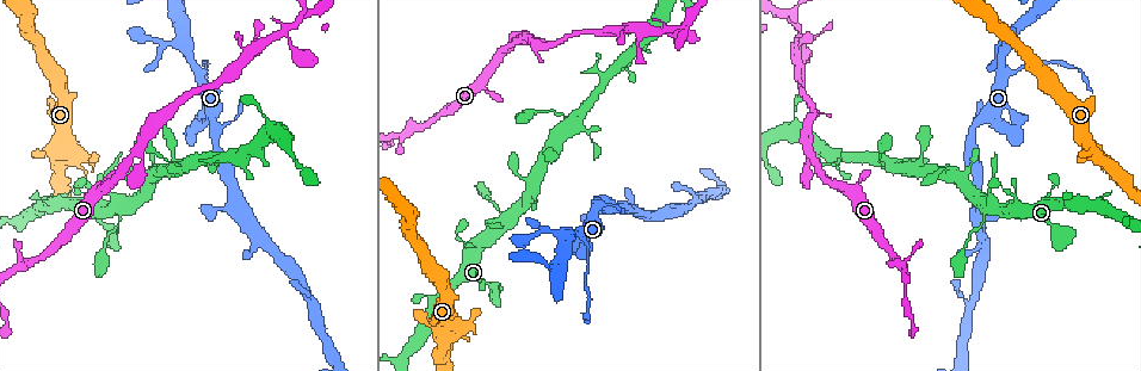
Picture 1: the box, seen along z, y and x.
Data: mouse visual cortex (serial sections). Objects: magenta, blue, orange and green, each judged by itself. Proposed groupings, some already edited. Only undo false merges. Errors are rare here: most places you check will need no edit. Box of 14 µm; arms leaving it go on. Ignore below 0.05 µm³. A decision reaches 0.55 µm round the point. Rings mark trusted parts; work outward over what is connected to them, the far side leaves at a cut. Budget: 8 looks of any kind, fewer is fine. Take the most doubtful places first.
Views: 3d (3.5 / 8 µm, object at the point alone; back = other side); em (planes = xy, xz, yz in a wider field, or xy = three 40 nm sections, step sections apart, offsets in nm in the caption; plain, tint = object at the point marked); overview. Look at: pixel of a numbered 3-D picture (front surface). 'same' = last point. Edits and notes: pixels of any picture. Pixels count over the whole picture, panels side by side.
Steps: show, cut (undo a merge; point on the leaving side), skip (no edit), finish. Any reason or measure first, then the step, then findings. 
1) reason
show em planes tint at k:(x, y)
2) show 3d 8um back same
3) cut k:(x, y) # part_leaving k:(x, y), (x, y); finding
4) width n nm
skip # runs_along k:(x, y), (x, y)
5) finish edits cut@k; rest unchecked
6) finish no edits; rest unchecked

calibre changes
show 3d 3.5um at 1:(470, 327)

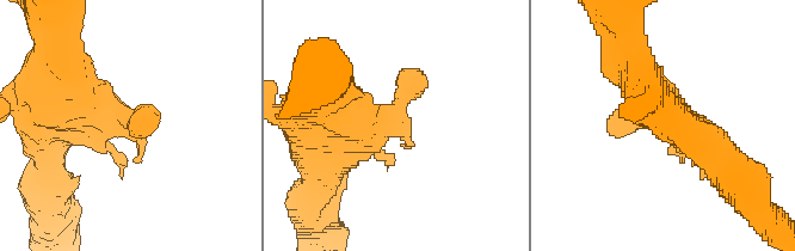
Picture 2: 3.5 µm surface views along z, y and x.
shape alone is not enough
show em planes tint at 2:(390, 122)

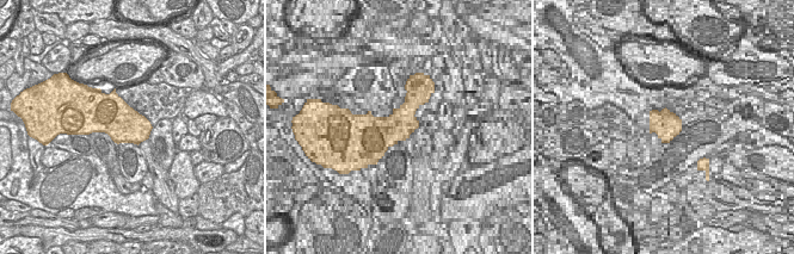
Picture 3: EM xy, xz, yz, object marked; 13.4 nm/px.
width 500 nm
skip # runs_along 2:(55, 80), (91, 110), (154, 124); one cell here

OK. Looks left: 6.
a fork
show 3d 3.5um at 1:(136, 153)

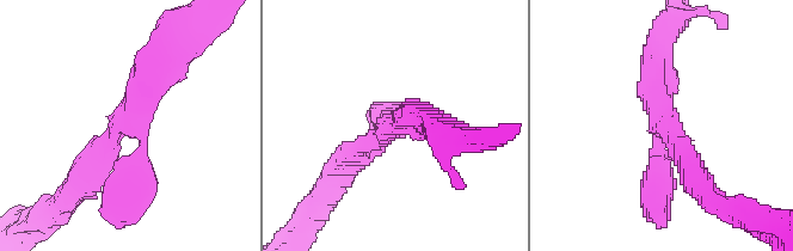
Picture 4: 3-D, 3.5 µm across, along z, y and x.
arms 3; arm_widths 350, 350, 400 nm
show em xy step 1 tint at 4:(124, 119)

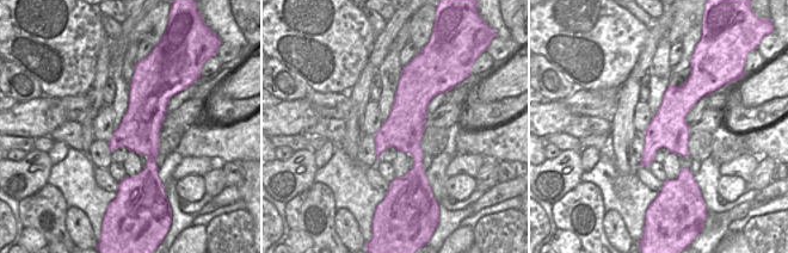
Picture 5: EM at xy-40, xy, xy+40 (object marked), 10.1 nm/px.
skip # runs_along 4:(85, 179), (151, 84), (161, 54); one cell here

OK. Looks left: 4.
arms part here
show 3d 3.5um back at 1:(282, 31)

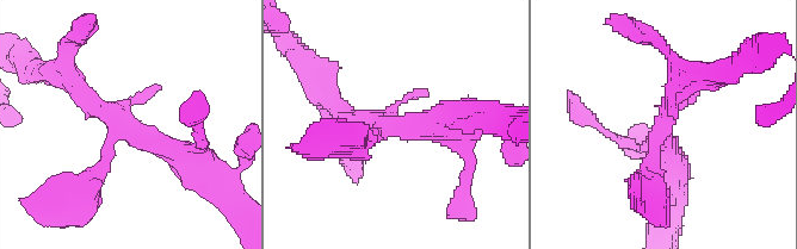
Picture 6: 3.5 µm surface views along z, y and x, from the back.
now the EM
show em xy step 2 tint at 6:(391, 128)

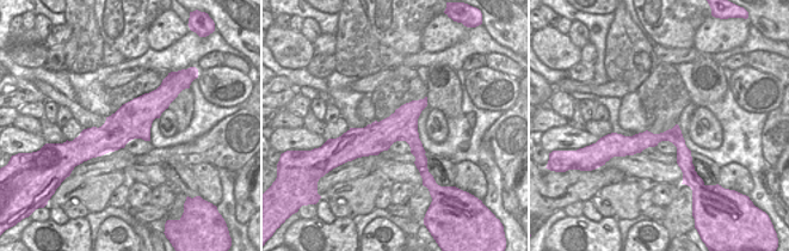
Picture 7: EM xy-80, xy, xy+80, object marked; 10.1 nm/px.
width 320 nm
skip # runs_along 6:(193, 165), (135, 139), (66, 76); continuous, no second cell

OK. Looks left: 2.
finish no edits; rest unchecked

